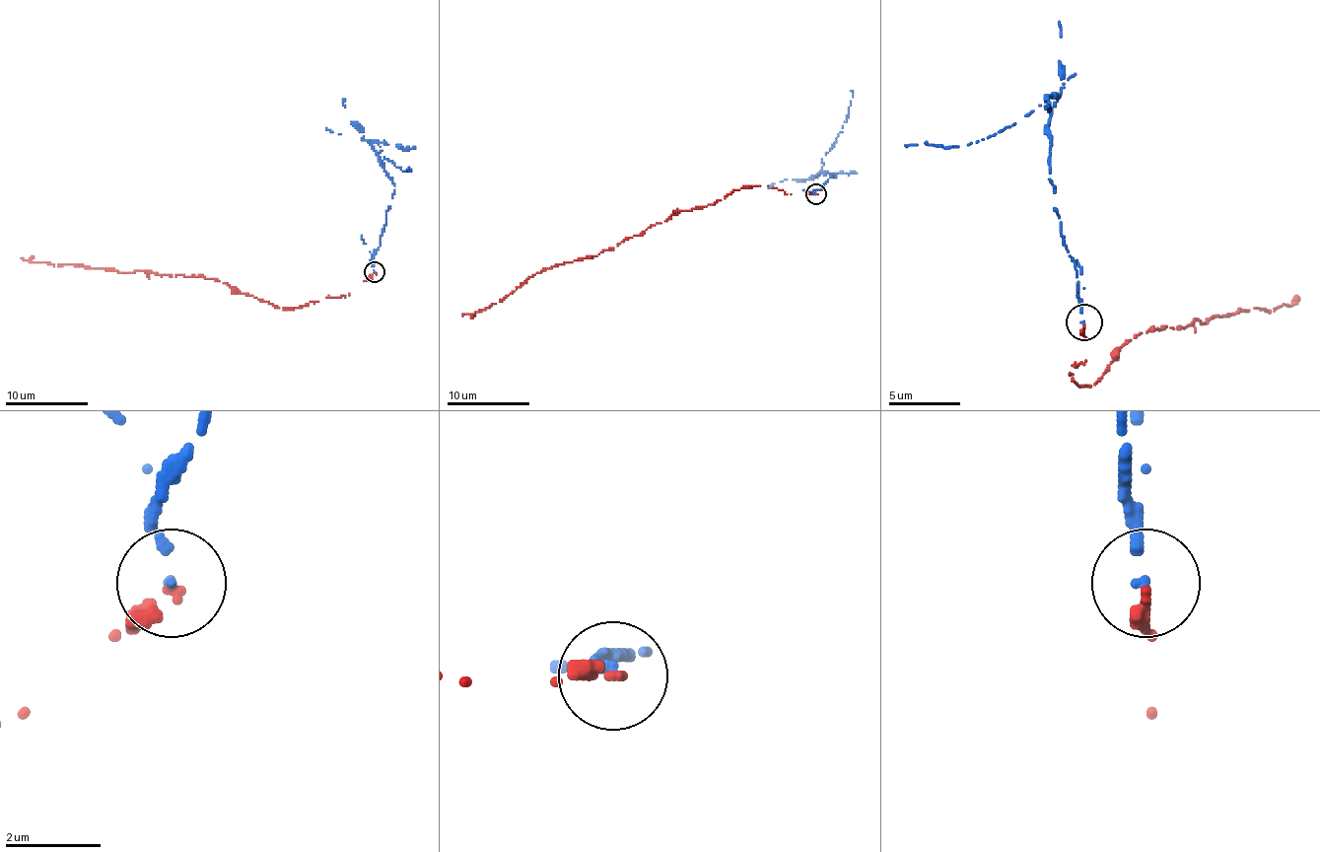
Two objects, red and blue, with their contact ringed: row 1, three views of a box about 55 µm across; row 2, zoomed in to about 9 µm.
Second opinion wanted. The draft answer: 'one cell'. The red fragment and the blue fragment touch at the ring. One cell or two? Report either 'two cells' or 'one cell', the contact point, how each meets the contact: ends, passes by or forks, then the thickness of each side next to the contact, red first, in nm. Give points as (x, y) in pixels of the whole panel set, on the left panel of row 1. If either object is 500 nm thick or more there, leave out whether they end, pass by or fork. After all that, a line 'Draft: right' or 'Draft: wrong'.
two cells; at (375, 272); red ends there; blue ends there; 280 nm thick on the red side, 200 nm on the other
Draft: wrong

